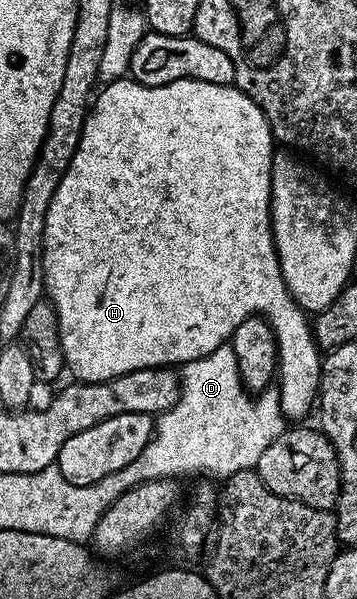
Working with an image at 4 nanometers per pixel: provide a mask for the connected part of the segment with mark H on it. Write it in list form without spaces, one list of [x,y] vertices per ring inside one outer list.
[[[124,76],[124,78],[118,79],[117,82],[110,83],[104,91],[102,90],[95,95],[94,101],[91,103],[88,115],[84,121],[84,127],[82,128],[82,140],[78,140],[78,152],[74,152],[74,160],[70,160],[70,168],[66,168],[66,176],[62,176],[62,184],[58,184],[58,192],[54,192],[54,200],[50,200],[50,212],[46,212],[44,288],[47,301],[51,302],[58,316],[60,343],[62,344],[67,373],[69,375],[72,373],[71,377],[81,382],[105,382],[111,378],[122,376],[126,372],[134,372],[142,368],[154,368],[155,366],[176,368],[190,360],[198,360],[202,356],[214,352],[214,348],[225,345],[231,339],[234,328],[238,328],[238,324],[242,324],[242,320],[253,316],[263,316],[272,325],[272,334],[276,338],[278,382],[280,378],[278,393],[280,395],[281,412],[283,412],[285,419],[288,420],[292,420],[292,418],[304,418],[311,410],[313,413],[320,393],[320,363],[322,361],[322,354],[316,345],[316,339],[312,336],[309,315],[301,310],[300,305],[293,300],[292,293],[286,288],[284,277],[280,271],[280,261],[276,255],[276,242],[272,239],[272,155],[274,153],[274,139],[266,116],[260,111],[258,104],[254,104],[254,100],[250,100],[240,90],[237,90],[235,85],[223,86],[222,84],[210,84],[202,80],[190,80],[187,78],[186,80],[174,80],[170,84],[162,84],[161,86],[147,86],[141,82],[133,82],[131,77]]]

